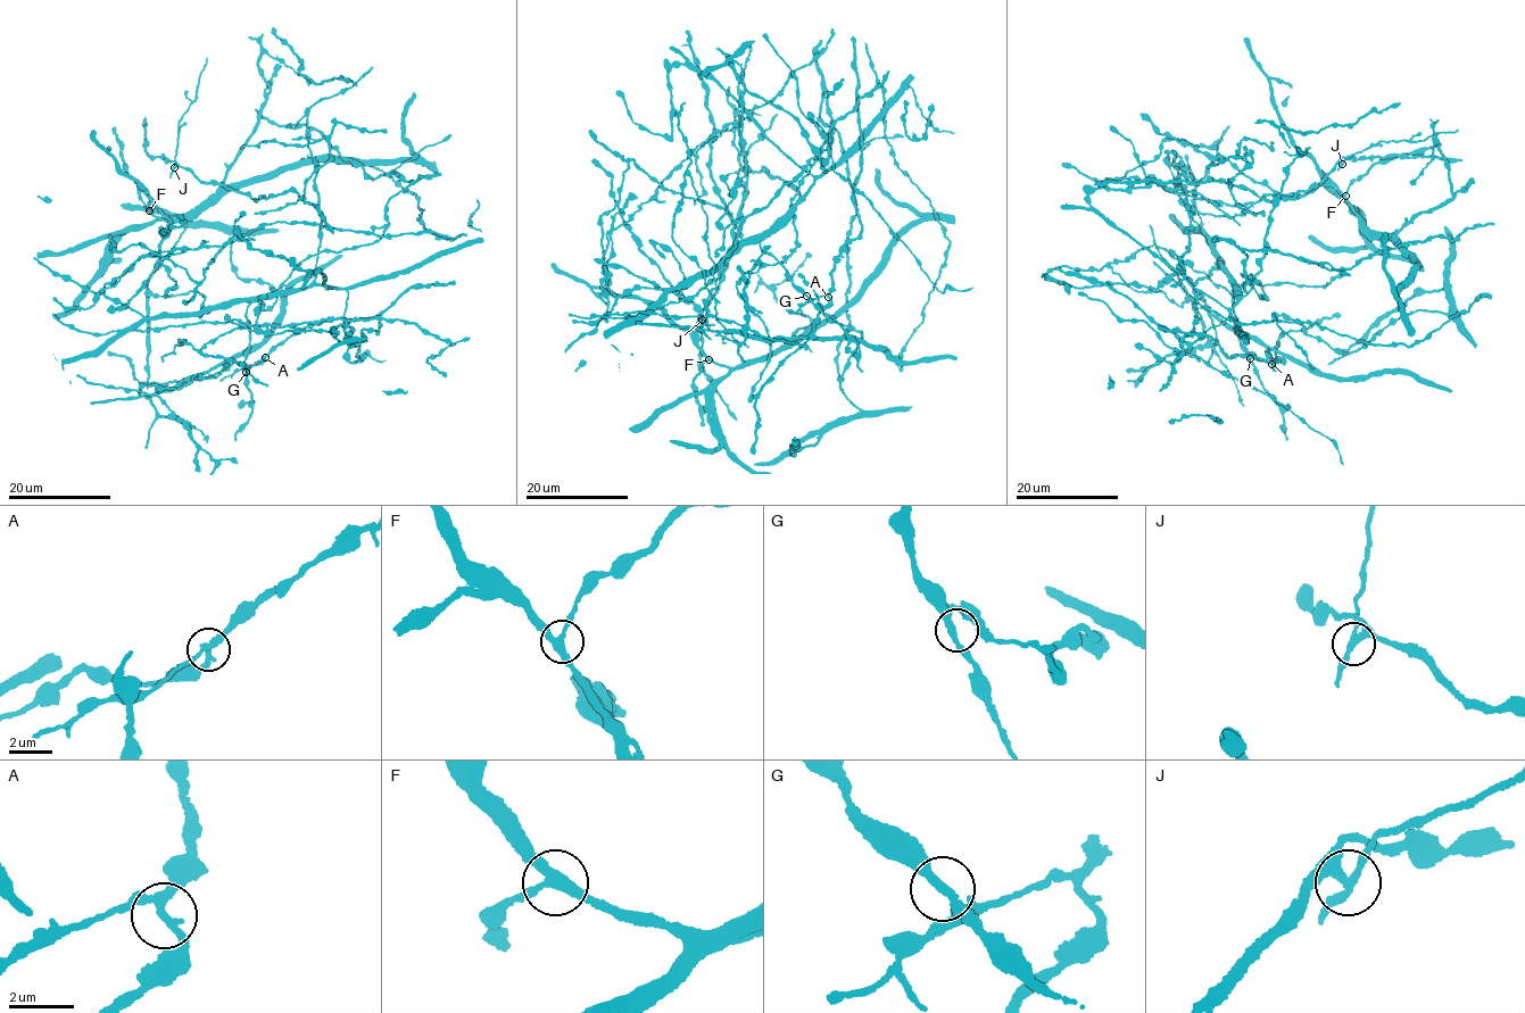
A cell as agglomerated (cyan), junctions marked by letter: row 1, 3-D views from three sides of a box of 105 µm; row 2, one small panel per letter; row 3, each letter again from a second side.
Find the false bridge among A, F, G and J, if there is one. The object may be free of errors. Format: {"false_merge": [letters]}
{"false_merge": ["J"]}

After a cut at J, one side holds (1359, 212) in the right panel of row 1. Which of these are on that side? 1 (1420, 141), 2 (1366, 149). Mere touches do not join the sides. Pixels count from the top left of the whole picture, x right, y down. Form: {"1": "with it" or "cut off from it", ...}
{"1": "cut off from it", "2": "cut off from it"}

